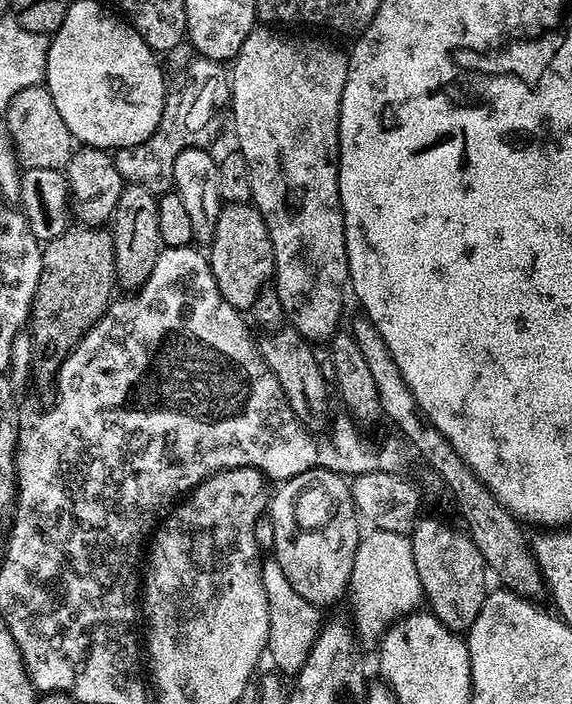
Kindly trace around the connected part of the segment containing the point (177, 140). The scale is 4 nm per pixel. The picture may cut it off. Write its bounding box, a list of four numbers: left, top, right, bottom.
[114,82,232,198]

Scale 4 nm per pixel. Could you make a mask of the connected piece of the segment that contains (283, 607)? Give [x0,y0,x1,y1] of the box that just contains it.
[260,559,322,674]

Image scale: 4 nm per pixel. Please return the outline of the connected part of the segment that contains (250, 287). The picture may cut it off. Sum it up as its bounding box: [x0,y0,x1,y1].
[206,203,276,310]

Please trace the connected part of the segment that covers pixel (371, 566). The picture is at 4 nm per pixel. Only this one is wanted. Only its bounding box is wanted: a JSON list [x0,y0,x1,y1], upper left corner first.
[348,530,424,645]

